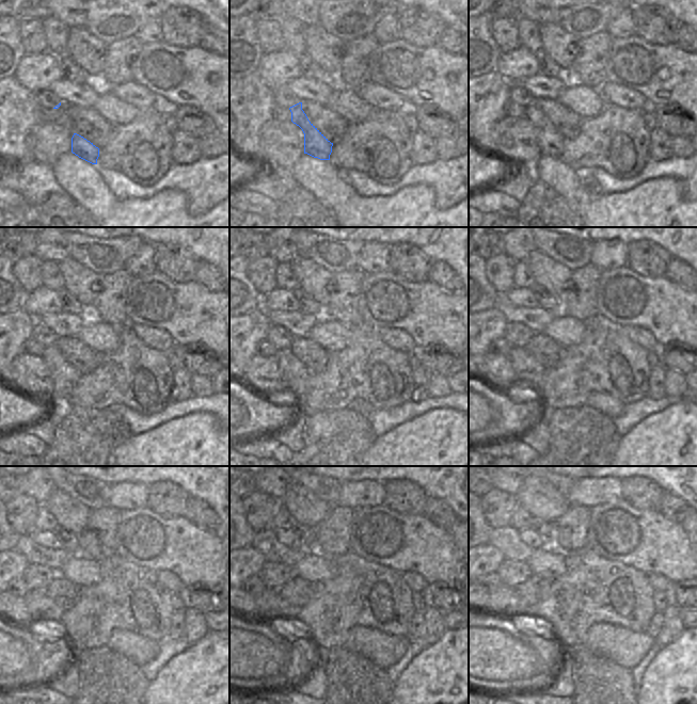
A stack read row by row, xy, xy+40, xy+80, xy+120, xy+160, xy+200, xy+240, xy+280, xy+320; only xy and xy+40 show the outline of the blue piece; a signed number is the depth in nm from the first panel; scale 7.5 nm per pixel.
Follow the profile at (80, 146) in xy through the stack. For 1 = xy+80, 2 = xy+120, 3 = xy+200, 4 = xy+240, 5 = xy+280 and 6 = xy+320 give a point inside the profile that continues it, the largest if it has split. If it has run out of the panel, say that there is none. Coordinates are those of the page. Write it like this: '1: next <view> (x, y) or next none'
1: next xy+80 (551, 143)
2: next xy+120 (65, 377)
3: next xy+200 (526, 368)
4: next xy+240 (41, 606)
5: next xy+280 (270, 605)
6: next xy+320 (503, 601)

